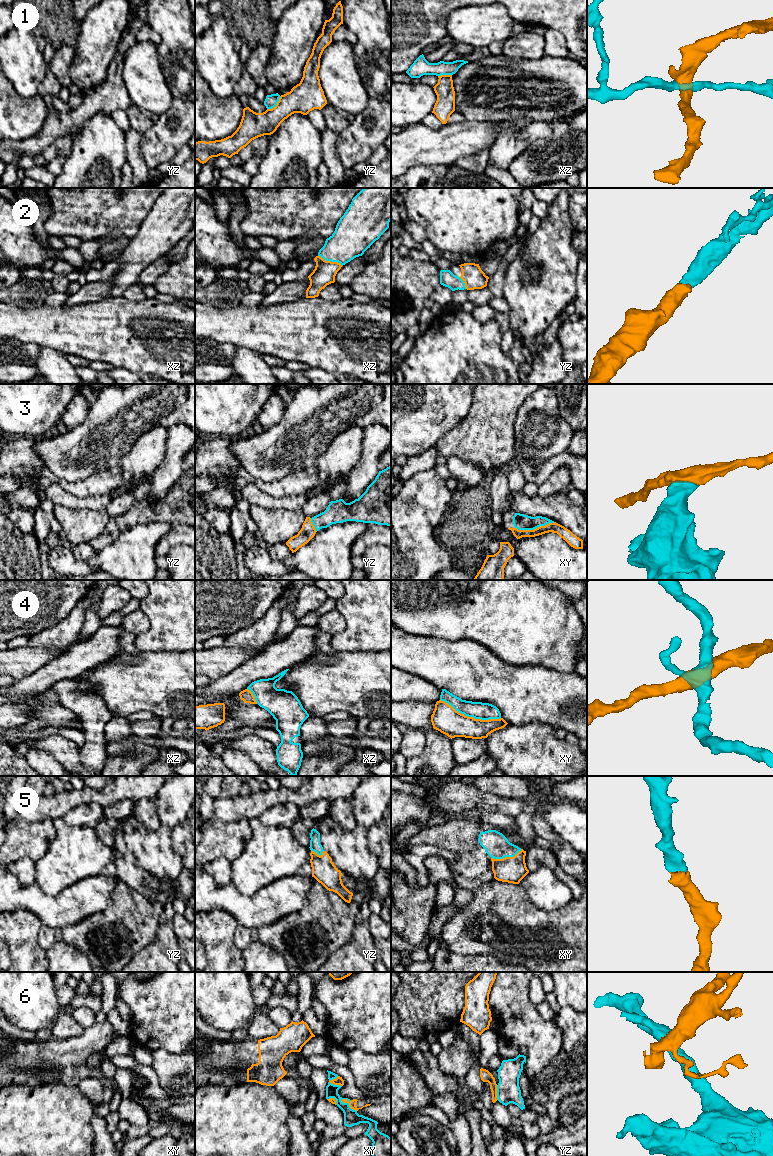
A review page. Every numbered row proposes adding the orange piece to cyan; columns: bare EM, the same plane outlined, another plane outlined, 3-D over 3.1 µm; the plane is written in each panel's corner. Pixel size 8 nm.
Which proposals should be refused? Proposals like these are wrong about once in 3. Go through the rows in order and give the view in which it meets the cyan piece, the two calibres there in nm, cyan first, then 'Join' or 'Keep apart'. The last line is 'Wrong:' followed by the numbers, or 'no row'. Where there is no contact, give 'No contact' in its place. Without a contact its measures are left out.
1: Touches cyan in yz. Thickness 100 nm (cyan) against 240 nm. Keep apart
2: Touches cyan in xz. Thickness 300 nm (cyan) against 180 nm. Join
3: Touches cyan in xy. Thickness 130 nm (cyan) against 90 nm. Join
4: Touches cyan in xy. Thickness 140 nm (cyan) against 220 nm. Keep apart
5: Touches cyan in xy. Thickness 200 nm (cyan) against 200 nm. Join
6: Touches cyan in xy. Thickness 120 nm (cyan) against 60 nm. Keep apart
Wrong: 1, 4, 6

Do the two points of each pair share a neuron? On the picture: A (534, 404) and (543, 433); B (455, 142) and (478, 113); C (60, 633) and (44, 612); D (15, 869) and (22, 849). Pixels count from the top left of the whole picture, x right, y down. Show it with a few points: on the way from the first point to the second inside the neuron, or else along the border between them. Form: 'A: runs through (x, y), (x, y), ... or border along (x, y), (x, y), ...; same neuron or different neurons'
A: runs through (539, 411), (539, 426); same neuron
B: border along (466, 118), (469, 120), (495, 122); different neurons
C: border along (72, 609), (59, 622), (33, 635); different neurons
D: border along (34, 861), (21, 857), (10, 864); different neurons

